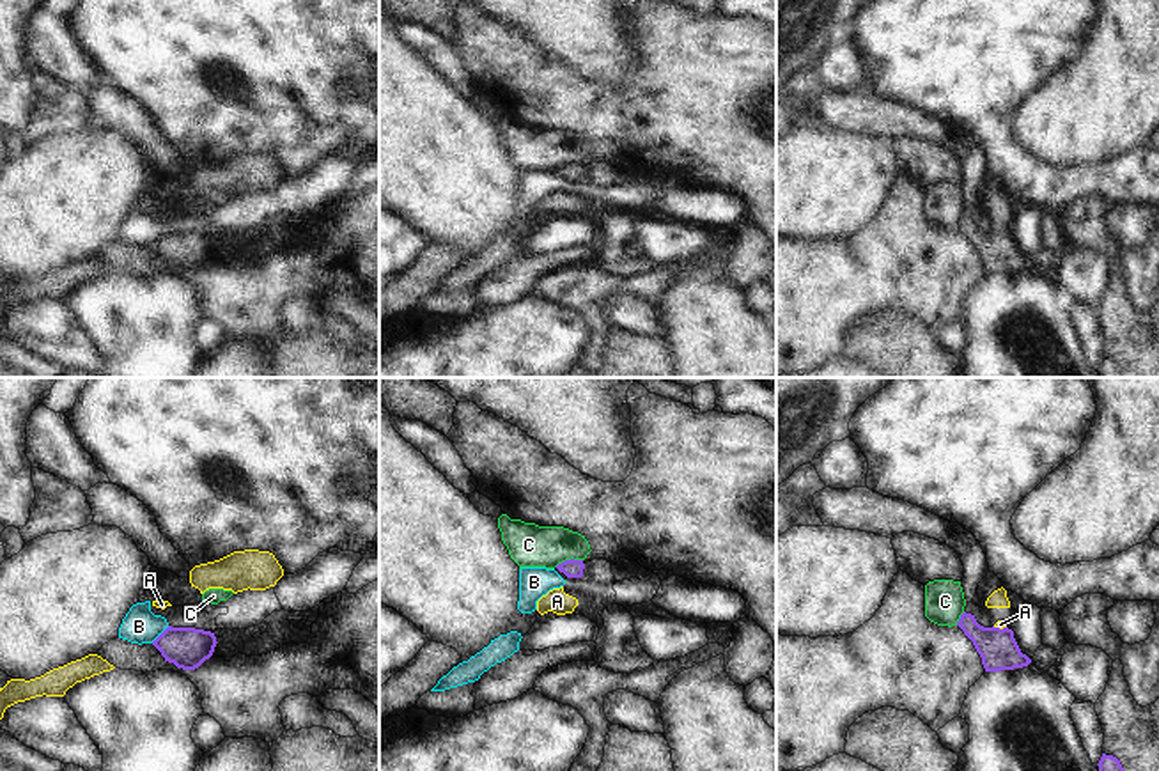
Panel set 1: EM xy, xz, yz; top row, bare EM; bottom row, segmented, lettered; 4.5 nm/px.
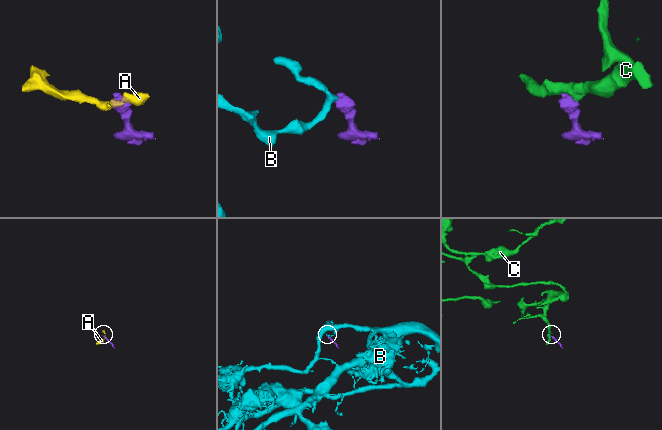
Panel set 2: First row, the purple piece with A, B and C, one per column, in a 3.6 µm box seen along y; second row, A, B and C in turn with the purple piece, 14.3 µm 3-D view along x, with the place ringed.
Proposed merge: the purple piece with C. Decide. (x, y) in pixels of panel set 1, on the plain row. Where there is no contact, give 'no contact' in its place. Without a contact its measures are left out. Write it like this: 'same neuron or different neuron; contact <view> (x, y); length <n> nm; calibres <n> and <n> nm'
different neuron; contact xz (567, 163); length 130 nm; calibres 80 and 200 nm

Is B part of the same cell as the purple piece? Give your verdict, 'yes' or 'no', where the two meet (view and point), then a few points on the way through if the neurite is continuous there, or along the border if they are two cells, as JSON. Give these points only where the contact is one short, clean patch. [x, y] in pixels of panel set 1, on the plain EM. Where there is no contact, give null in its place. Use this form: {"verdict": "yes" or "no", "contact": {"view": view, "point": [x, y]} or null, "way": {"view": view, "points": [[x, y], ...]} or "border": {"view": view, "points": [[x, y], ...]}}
{"verdict": "no", "contact": {"view": "xy", "point": [162, 236]}, "border": {"view": "xy", "points": [[169, 229], [151, 245]]}}

